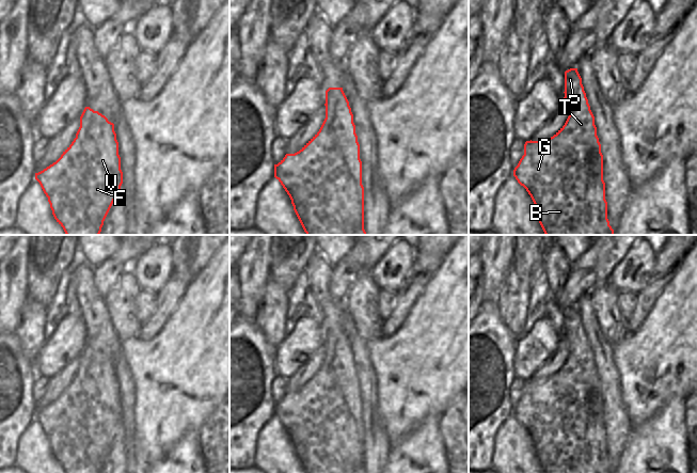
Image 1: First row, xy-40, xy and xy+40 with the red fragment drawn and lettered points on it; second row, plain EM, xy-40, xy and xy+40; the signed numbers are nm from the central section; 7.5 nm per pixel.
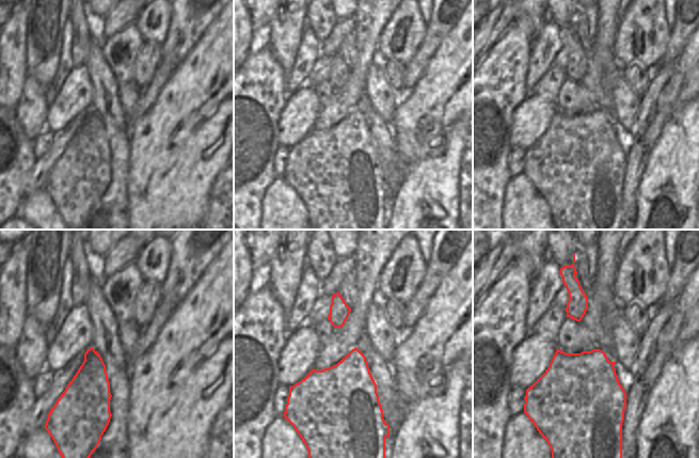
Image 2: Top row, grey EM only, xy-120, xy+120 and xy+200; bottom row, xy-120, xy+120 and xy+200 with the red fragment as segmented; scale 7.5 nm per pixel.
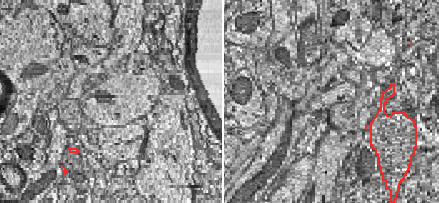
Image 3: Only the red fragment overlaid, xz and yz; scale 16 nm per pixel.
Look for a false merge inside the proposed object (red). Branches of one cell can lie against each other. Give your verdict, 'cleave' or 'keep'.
keep

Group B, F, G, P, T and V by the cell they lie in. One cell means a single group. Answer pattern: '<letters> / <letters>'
B F G P T V

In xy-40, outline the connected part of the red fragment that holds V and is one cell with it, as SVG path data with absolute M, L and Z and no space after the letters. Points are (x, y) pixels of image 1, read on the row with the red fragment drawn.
M85 107L72 144L56 162L35 173L35 179L48 198L54 219L66 235L99 235L123 184L114 124L98 111Z

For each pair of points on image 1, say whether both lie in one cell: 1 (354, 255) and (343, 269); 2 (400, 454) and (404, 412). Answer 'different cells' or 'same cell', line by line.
1: different cells
2: different cells

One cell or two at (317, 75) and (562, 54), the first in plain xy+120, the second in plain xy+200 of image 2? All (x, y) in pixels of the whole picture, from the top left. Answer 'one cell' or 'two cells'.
two cells

